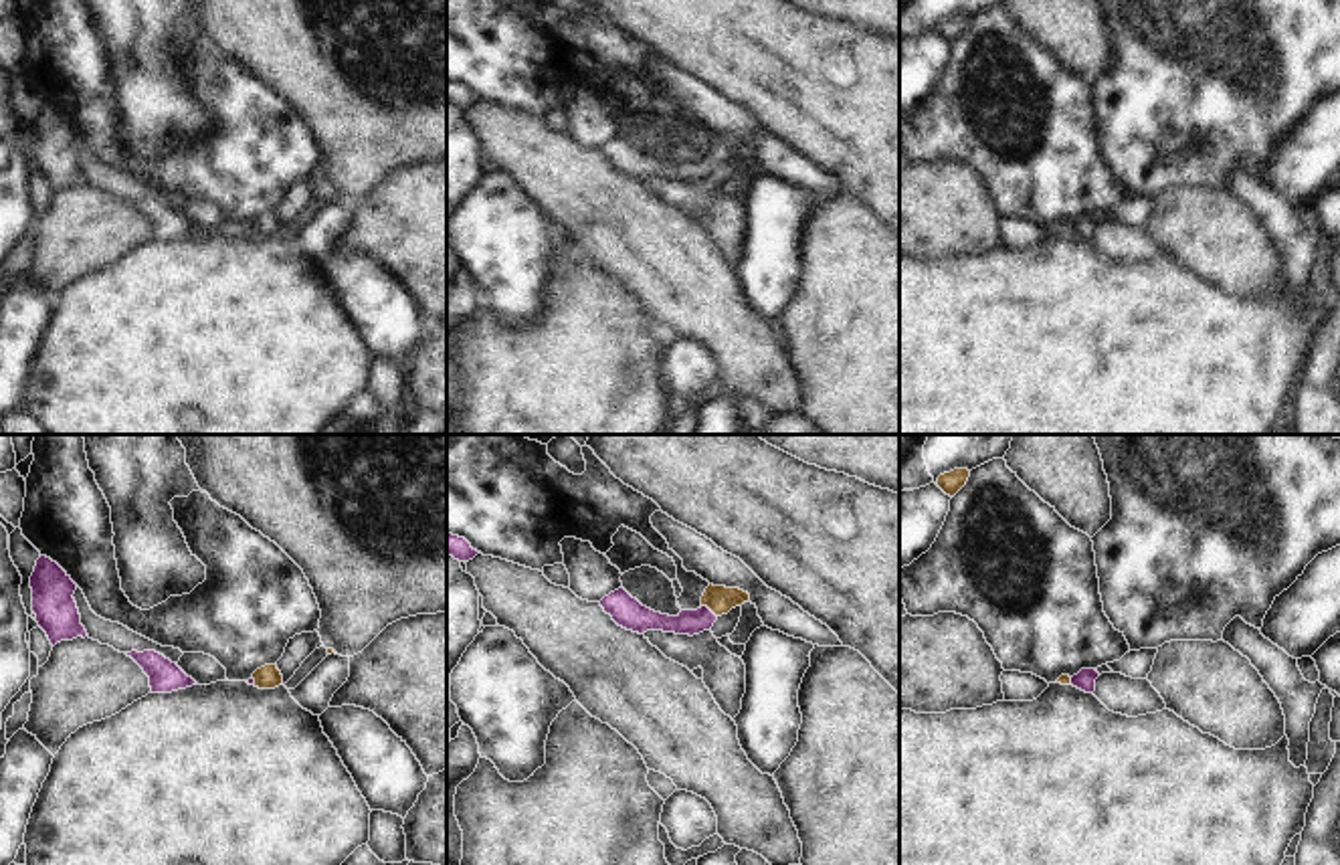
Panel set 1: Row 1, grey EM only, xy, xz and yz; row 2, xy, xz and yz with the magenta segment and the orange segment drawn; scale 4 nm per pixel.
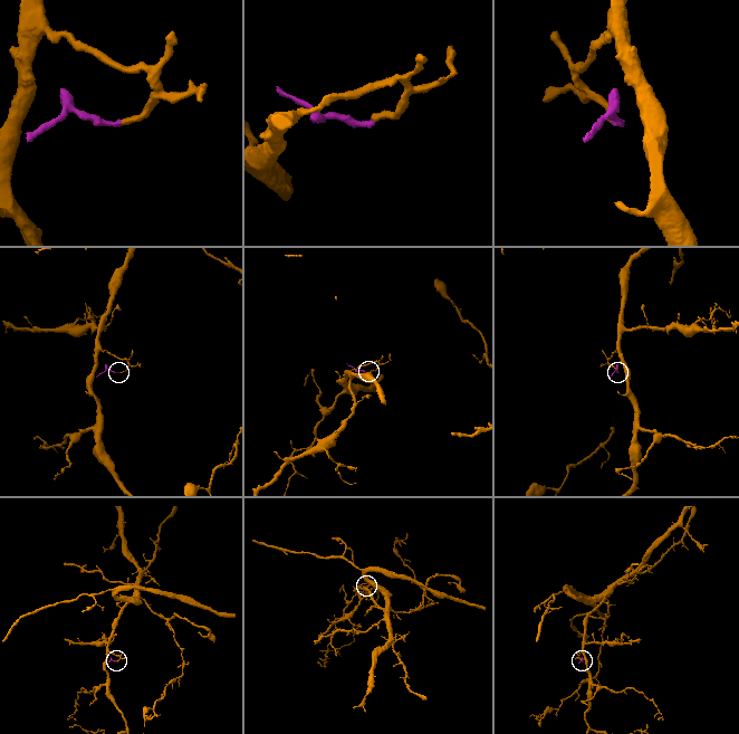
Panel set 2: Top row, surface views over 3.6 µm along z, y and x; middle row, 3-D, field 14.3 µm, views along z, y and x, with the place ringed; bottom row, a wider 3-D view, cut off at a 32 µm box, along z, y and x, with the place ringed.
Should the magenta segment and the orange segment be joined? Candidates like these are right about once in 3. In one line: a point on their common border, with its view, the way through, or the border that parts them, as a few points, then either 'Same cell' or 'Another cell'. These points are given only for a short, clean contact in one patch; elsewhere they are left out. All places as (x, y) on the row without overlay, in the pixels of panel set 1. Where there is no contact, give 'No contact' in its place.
Touches magenta at xz (710, 158). Path across: xz (690, 170), (700, 168), (710, 158), (720, 148). Same cell.

